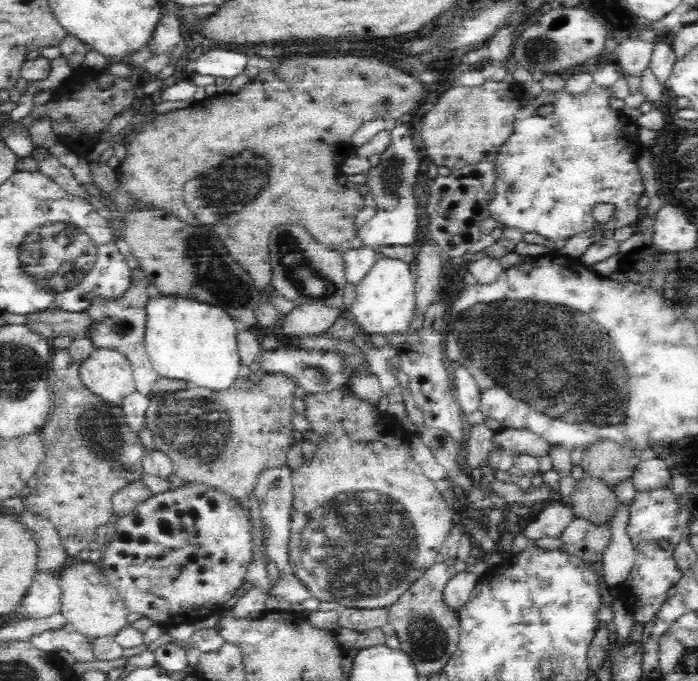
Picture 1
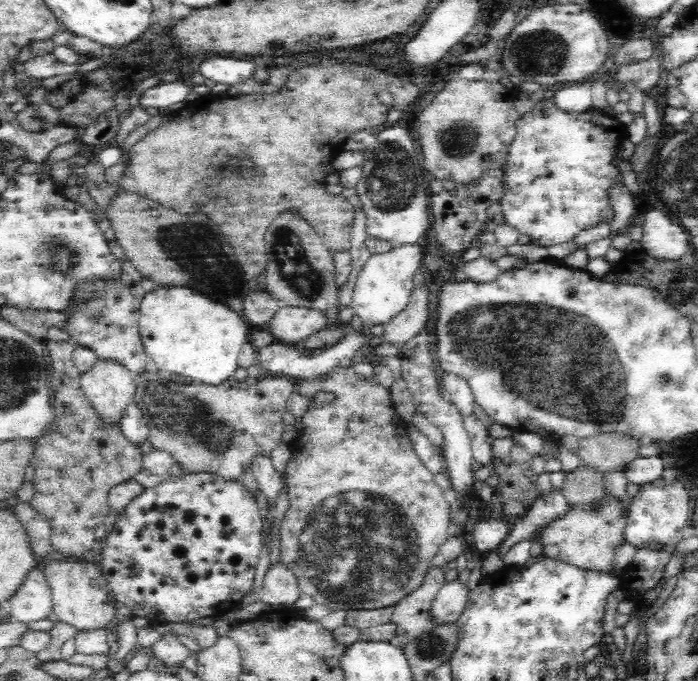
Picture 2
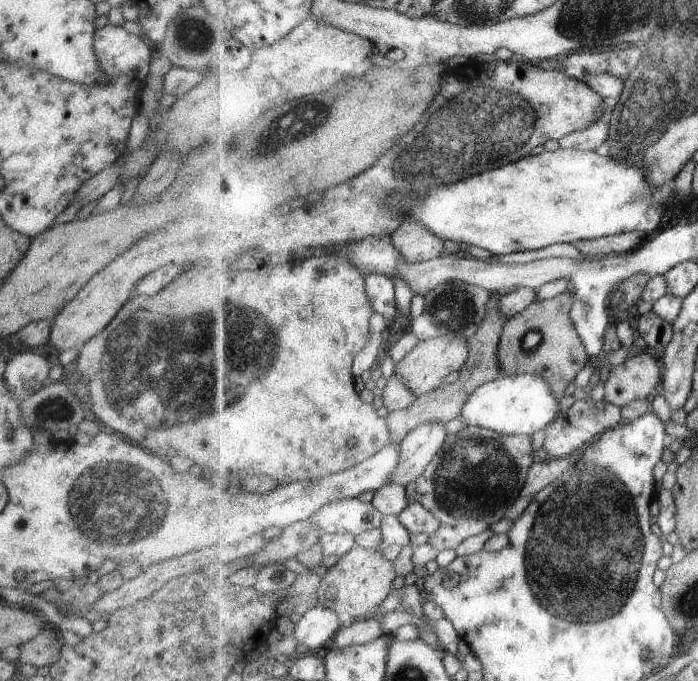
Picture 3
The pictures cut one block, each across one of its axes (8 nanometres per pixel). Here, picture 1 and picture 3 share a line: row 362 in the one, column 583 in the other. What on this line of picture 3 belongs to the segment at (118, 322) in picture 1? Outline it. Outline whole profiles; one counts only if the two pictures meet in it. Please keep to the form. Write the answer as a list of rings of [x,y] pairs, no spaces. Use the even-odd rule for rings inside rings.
[[[605,112],[597,123],[560,138],[560,146],[564,149],[579,149],[582,151],[595,151],[609,138],[609,122],[611,116]]]

